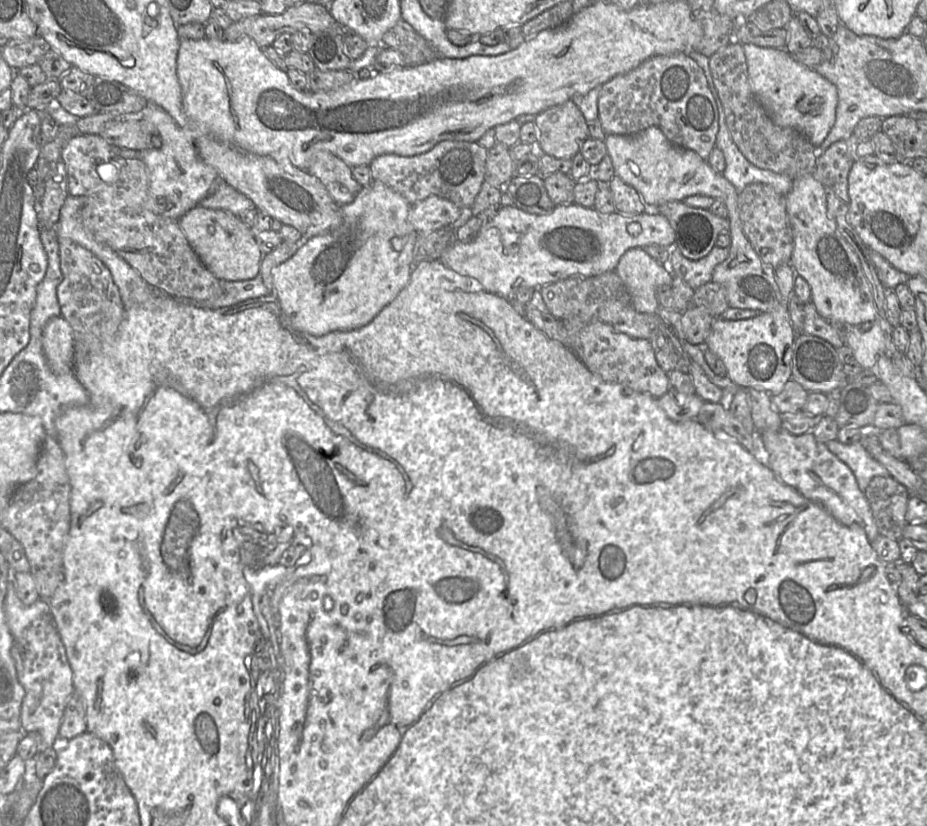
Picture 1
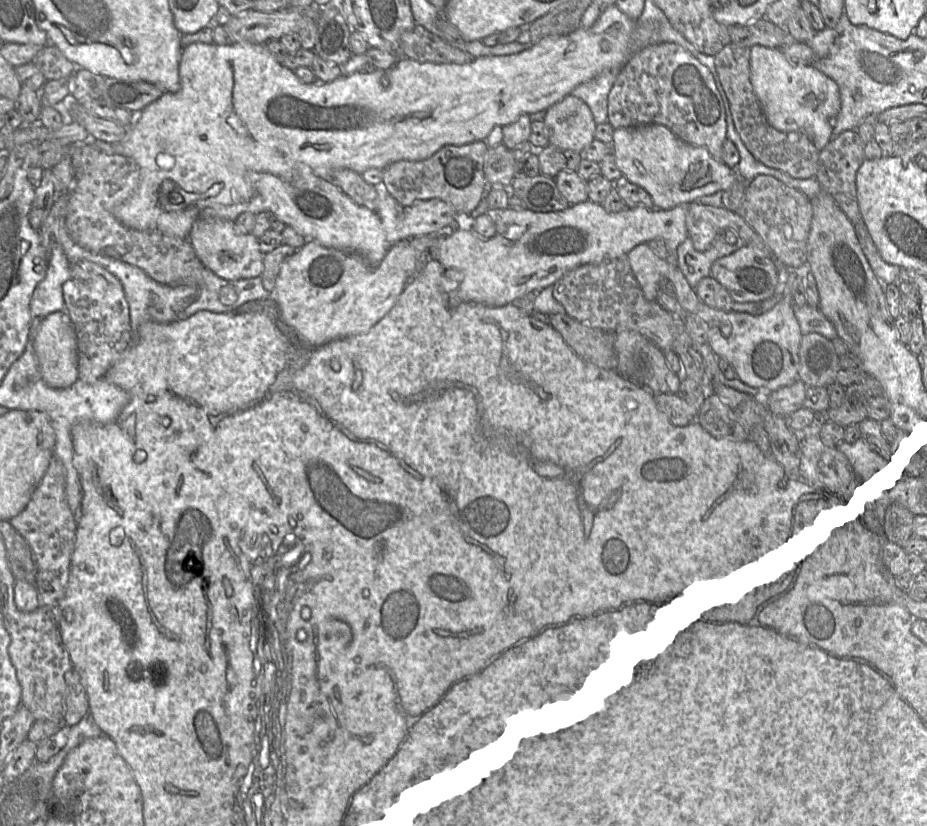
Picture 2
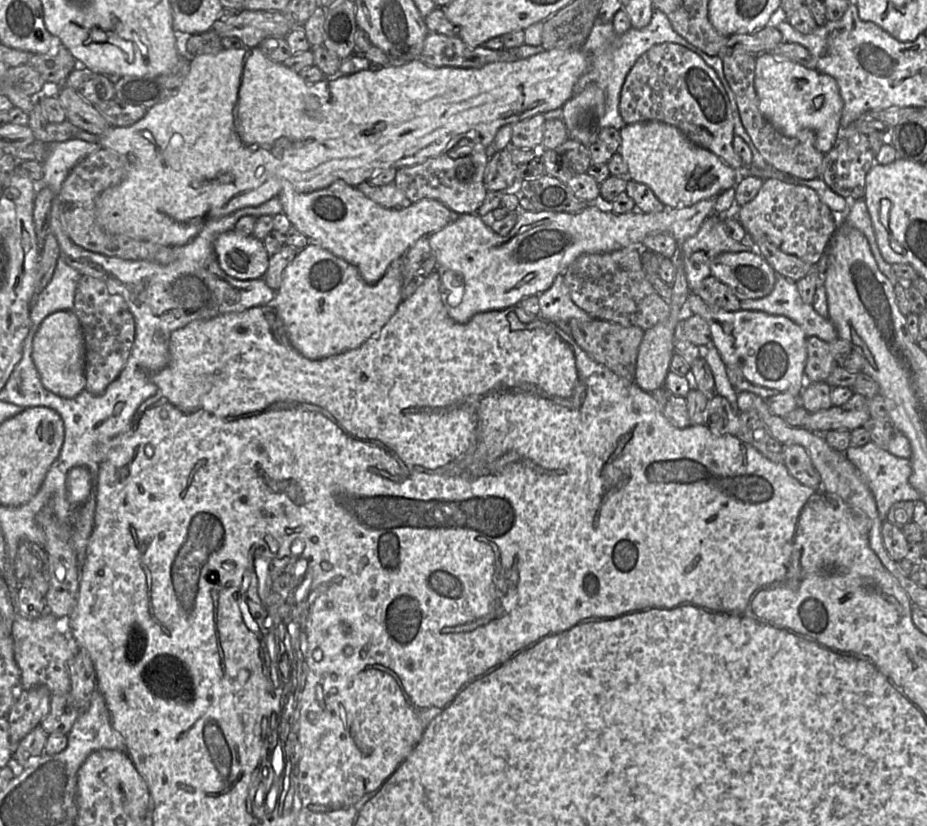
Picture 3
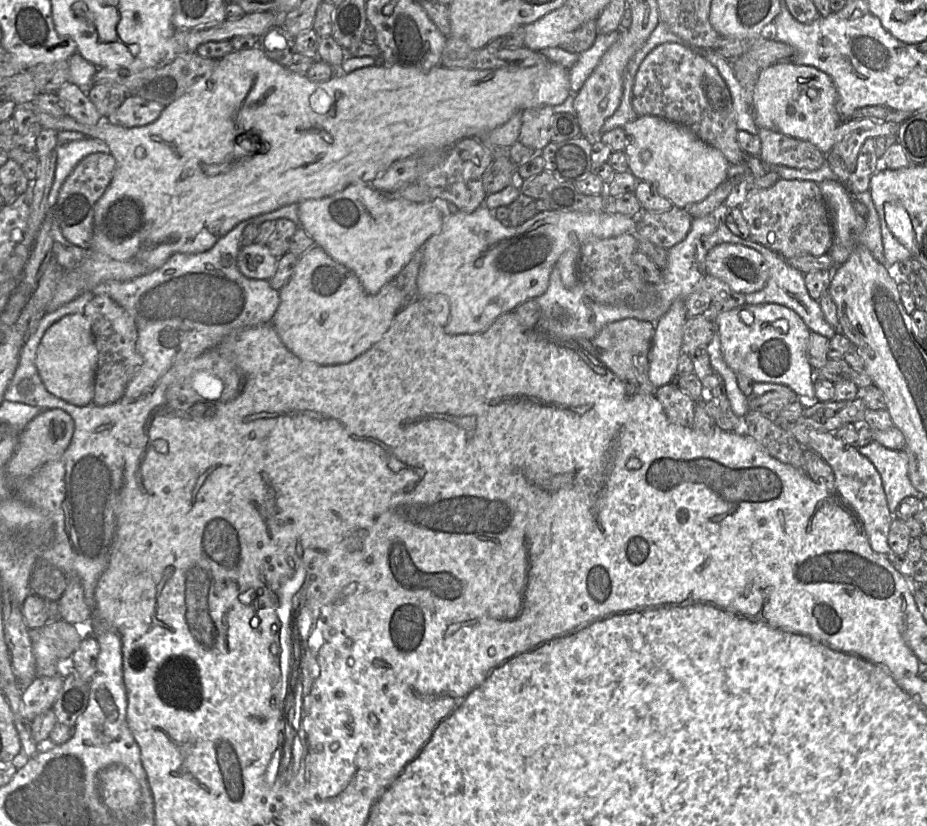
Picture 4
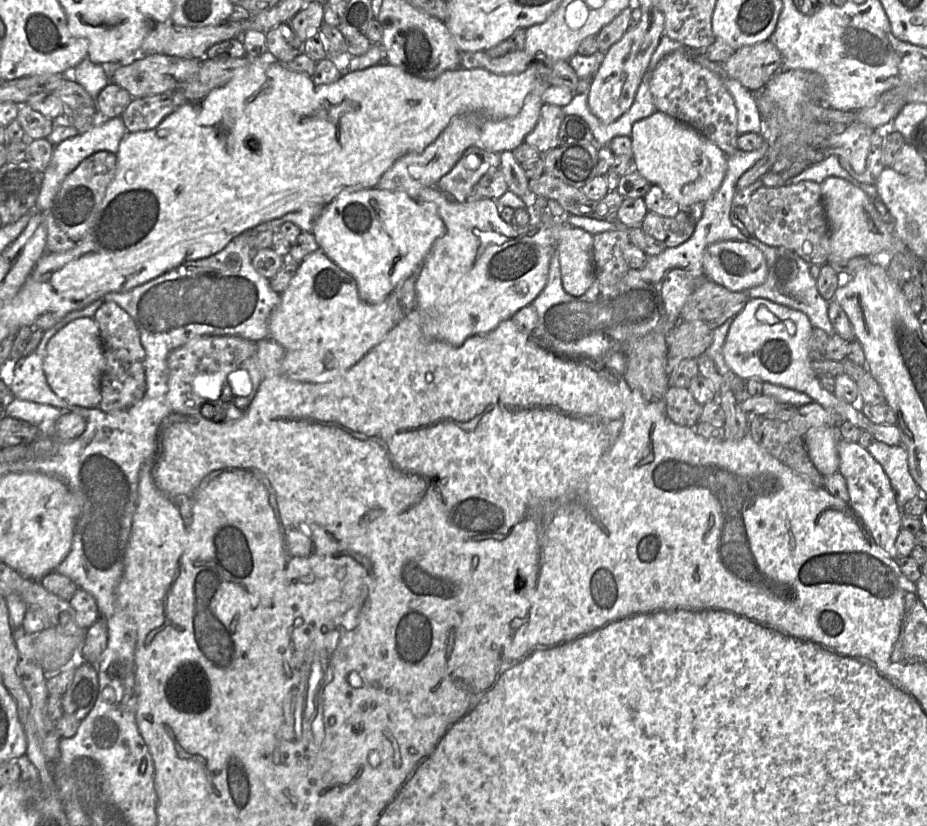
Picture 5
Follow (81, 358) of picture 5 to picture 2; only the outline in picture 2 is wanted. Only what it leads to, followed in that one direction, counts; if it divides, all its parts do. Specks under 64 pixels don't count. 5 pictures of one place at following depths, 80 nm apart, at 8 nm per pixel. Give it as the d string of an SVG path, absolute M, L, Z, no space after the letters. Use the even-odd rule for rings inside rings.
M66 311L53 312L41 322L35 336L34 350L42 378L48 386L67 388L79 379L77 337Z

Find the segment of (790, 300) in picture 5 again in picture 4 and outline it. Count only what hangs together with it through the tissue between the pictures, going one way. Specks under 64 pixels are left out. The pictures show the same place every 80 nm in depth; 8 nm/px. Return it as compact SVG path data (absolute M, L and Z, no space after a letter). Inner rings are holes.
M750 239L743 240L743 243L747 244L747 247L758 251L763 256L770 273L765 287L759 291L746 294L745 302L753 305L775 303L785 306L796 312L811 332L831 339L837 331L825 320L819 302L809 295L805 286L804 274L789 265L787 260L777 252Z

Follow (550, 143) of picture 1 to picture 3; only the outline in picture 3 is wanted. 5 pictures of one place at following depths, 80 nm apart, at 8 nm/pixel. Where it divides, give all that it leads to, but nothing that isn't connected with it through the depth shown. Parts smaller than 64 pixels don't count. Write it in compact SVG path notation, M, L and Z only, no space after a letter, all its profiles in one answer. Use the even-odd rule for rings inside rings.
M589 83L582 92L572 95L562 106L562 119L568 129L568 138L586 147L598 140L598 126L605 113L605 94L595 83Z

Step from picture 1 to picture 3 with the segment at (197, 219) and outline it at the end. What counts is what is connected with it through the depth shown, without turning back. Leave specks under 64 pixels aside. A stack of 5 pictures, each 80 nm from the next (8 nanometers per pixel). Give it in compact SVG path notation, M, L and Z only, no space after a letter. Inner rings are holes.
M236 229L224 232L215 239L214 250L219 266L232 278L263 279L268 269L269 255L253 234L244 235Z

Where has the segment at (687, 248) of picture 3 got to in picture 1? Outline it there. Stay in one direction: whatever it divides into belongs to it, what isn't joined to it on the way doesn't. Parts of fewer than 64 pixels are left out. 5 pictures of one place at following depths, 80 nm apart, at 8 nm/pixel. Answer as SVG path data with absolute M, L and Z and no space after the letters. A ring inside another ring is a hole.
M714 246L703 258L690 260L682 255L676 247L671 248L669 260L664 267L681 277L693 290L712 281L714 268L729 255L729 248Z

